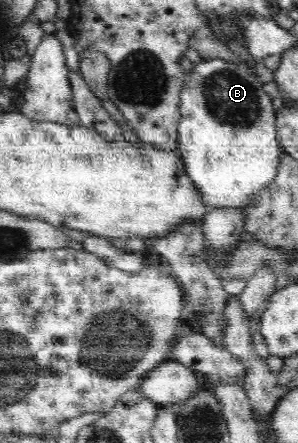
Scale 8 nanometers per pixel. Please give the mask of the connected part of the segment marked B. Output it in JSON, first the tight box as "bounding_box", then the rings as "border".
{"bounding_box":[177,59,282,210],"border":[[[202,59],[186,74],[184,84],[180,103],[181,120],[177,127],[177,151],[185,172],[208,210],[245,208],[252,195],[266,189],[278,173],[282,149],[277,140],[277,111],[274,110],[273,100],[264,92],[264,83],[252,68],[244,63],[236,65],[224,59]]]}

